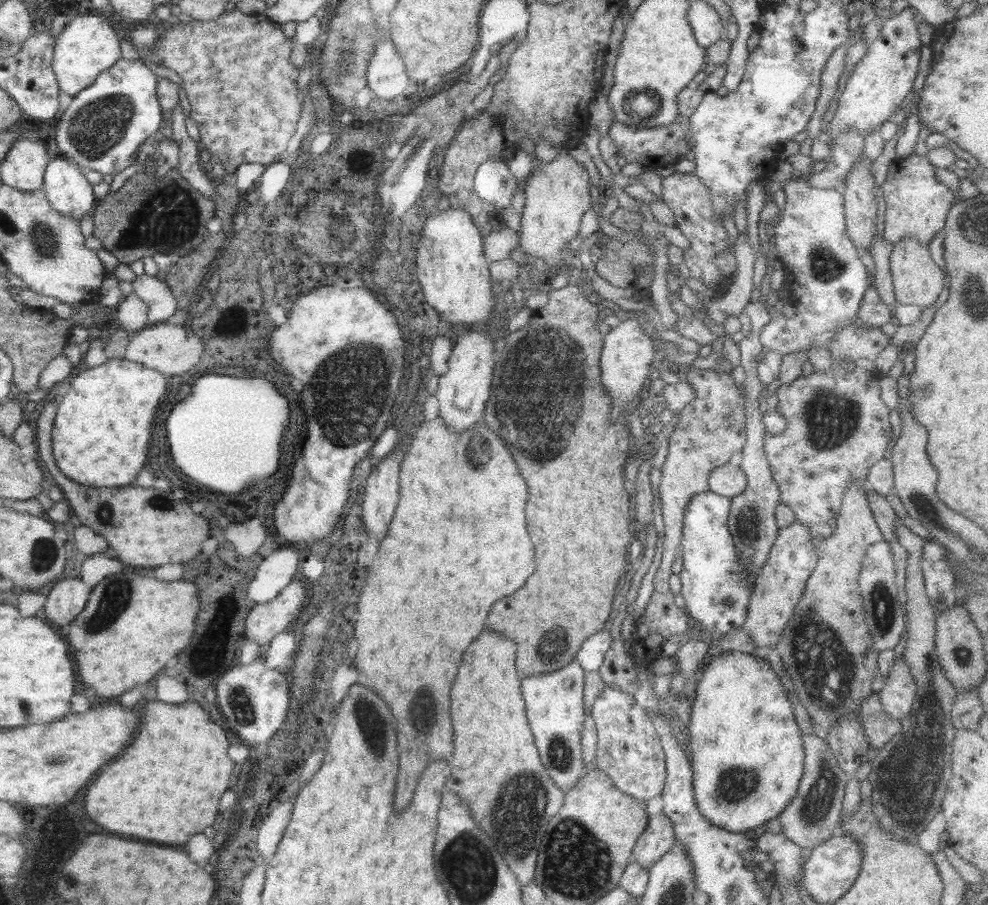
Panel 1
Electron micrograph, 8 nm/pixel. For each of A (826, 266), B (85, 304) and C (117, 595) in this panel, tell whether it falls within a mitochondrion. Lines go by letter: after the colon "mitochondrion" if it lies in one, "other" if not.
A: mitochondrion
B: other
C: mitochondrion

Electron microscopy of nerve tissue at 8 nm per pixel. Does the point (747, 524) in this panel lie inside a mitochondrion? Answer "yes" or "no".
yes

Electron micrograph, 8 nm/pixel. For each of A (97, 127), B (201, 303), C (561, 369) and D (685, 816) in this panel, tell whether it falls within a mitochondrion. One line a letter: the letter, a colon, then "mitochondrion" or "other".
A: mitochondrion
B: other
C: mitochondrion
D: other

